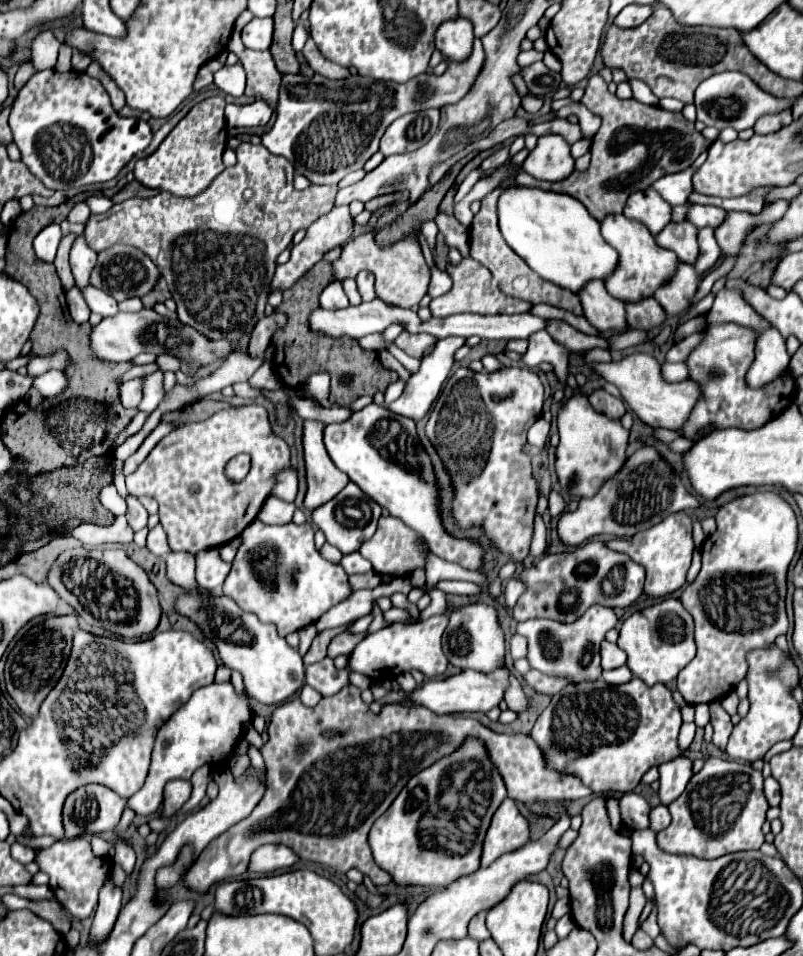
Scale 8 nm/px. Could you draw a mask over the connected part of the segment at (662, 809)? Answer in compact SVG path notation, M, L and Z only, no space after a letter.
M655 806L655 808L649 812L649 828L651 828L653 832L659 832L659 830L667 828L669 822L671 822L671 816L669 816L667 806Z

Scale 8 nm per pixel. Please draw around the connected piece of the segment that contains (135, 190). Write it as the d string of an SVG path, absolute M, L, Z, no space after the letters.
M133 180L133 182L129 182L119 194L115 194L113 196L113 202L123 202L123 200L127 200L127 198L131 198L131 196L141 196L141 198L147 198L147 196L153 196L153 194L157 194L160 190L153 190L153 188L145 188L141 182L137 182L137 180Z

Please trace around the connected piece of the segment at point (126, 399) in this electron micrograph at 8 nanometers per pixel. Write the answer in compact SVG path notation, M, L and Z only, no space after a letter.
M133 378L133 380L123 382L119 386L119 398L121 398L121 404L125 408L137 406L141 400L141 378Z

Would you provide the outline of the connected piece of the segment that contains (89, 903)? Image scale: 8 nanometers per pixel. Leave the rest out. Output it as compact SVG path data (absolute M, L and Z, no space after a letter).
M77 836L71 840L63 838L49 848L39 848L35 854L35 862L39 864L41 872L49 874L49 886L53 894L75 918L87 918L95 910L97 892L103 886L103 880L109 876L111 864L105 858L93 856L87 836Z

